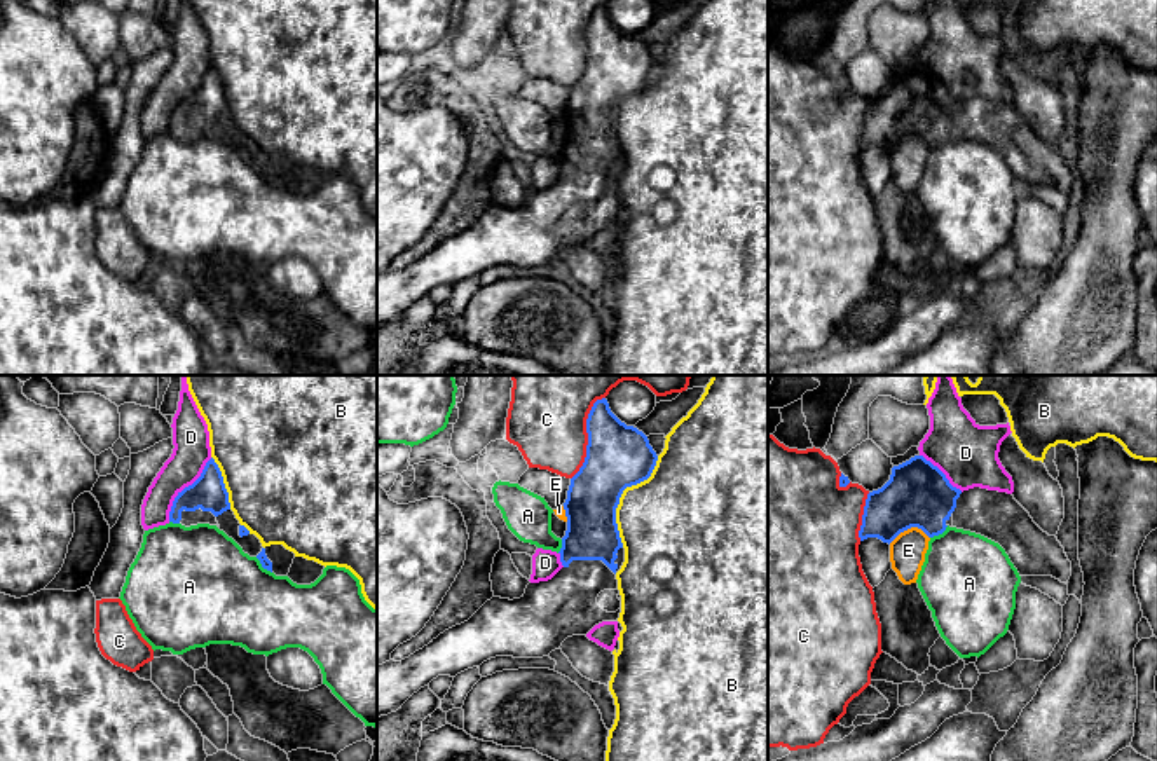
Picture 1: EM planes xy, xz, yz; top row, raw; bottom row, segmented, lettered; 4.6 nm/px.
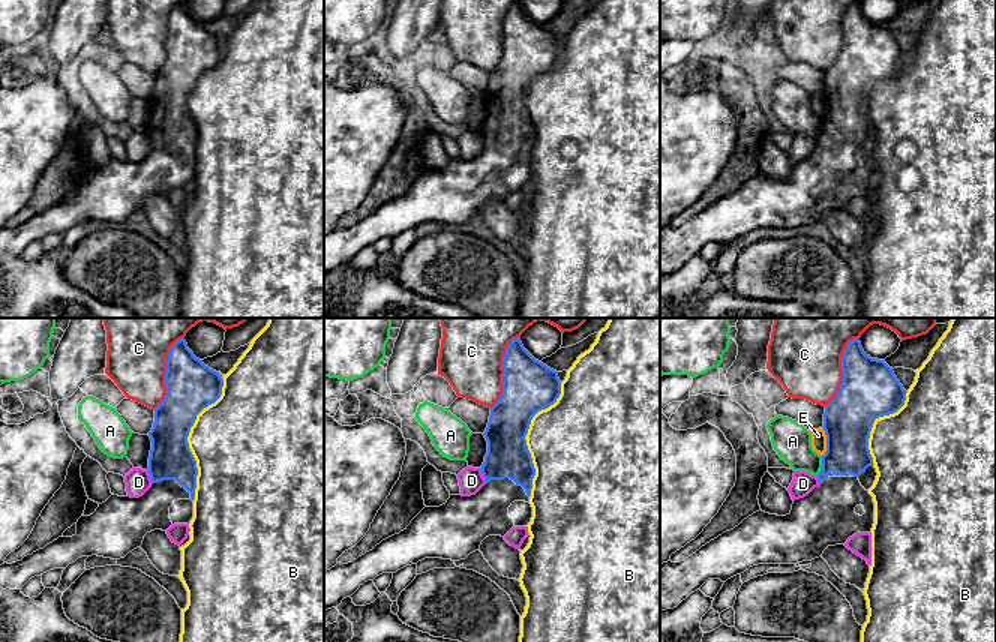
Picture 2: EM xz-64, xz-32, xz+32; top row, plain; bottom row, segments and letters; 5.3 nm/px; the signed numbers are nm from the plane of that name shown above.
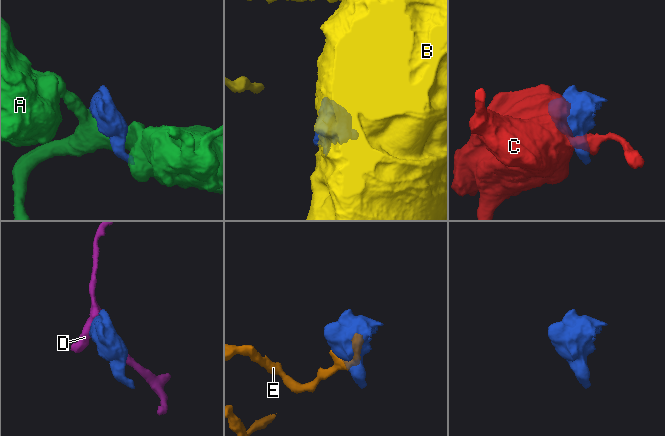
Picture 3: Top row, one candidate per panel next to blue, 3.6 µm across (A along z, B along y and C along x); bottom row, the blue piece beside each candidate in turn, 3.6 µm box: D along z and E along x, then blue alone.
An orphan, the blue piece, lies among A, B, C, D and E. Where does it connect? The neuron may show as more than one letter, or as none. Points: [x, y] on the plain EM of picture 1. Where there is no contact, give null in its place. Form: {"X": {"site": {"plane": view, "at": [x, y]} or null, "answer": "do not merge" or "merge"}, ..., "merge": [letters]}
{"A": {"site": {"plane": "xy", "at": [262, 175]}, "answer": "do not merge"}, "B": {"site": {"plane": "xz", "at": [620, 105]}, "answer": "do not merge"}, "C": {"site": {"plane": "xz", "at": [588, 46]}, "answer": "do not merge"}, "D": {"site": {"plane": "xy", "at": [184, 98]}, "answer": "do not merge"}, "E": {"site": {"plane": "yz", "at": [908, 137]}, "answer": "do not merge"}, "merge": []}

